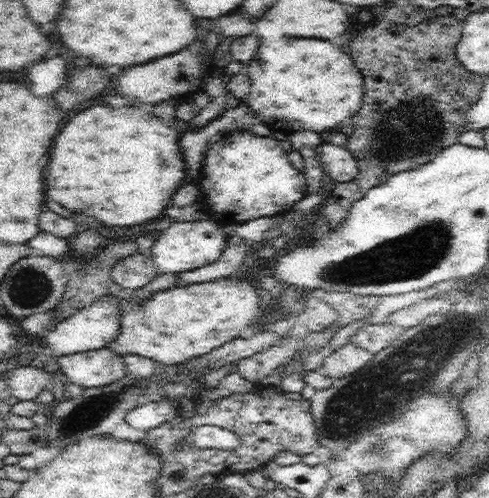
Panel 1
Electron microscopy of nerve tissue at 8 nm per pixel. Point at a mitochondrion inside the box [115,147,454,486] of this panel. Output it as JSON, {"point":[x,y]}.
{"point":[371,444]}

